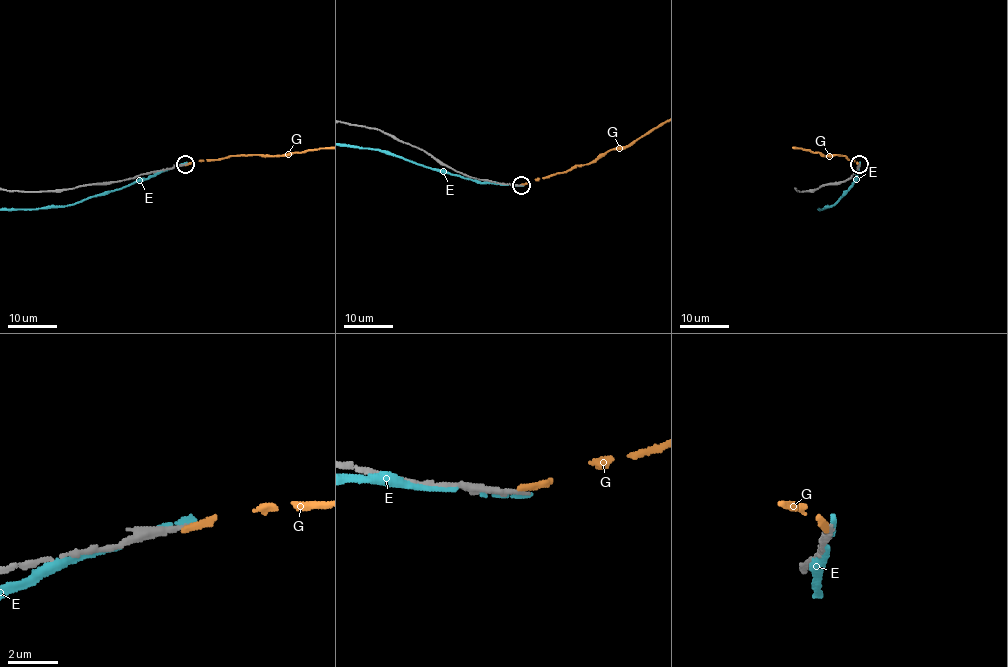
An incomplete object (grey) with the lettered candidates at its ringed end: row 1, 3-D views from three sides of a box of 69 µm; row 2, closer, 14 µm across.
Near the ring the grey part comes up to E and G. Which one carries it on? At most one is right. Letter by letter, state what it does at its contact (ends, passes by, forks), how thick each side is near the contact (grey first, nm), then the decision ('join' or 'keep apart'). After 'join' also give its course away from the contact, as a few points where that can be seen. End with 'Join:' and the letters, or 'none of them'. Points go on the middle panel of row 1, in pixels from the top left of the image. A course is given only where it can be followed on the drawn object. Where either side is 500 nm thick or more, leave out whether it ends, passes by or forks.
E: it ends | 280/200 nm | keep apart
G: it ends | 200/280 nm | keep apart
Join: none of them

